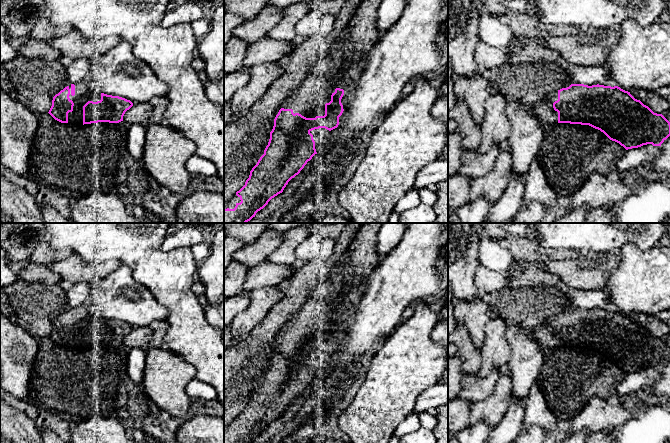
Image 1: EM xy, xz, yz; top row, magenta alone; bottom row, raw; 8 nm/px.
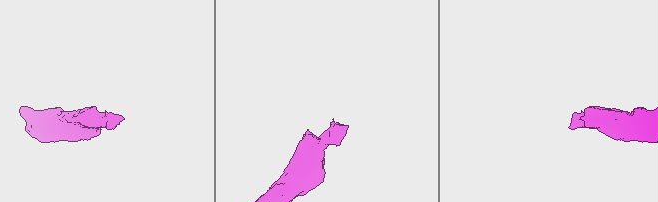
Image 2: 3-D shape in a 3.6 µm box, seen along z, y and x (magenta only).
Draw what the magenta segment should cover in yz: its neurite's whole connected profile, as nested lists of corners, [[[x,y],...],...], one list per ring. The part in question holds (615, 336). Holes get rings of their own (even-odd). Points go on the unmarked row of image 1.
[[[571,308],[554,315],[546,324],[529,333],[542,348],[570,347],[589,349],[603,356],[610,364],[619,367],[626,374],[643,369],[661,368],[670,360],[670,346],[654,337],[630,316],[618,310]]]

